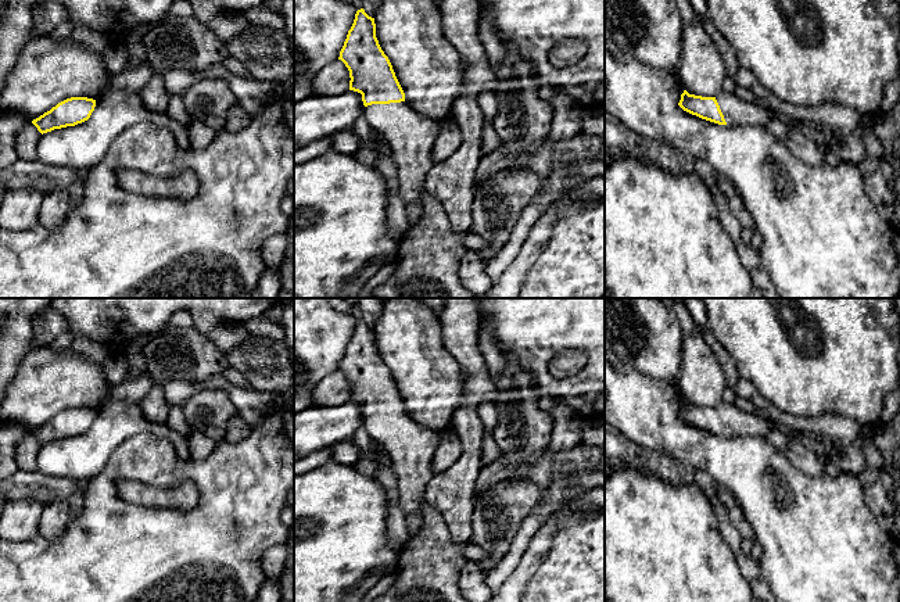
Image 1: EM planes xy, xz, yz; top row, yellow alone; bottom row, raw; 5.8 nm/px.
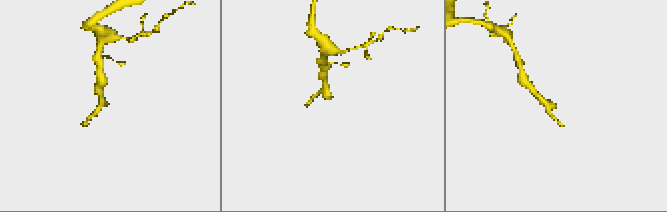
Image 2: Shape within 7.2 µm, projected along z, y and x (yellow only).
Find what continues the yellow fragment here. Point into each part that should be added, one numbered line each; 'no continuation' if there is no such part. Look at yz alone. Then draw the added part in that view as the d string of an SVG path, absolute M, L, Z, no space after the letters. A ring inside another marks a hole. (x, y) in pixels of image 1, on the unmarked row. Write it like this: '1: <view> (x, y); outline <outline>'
1: yz (737, 422); outline M722 402L716 408L724 430L731 438L745 436L765 437L777 424L765 412L753 413L741 409L736 404Z

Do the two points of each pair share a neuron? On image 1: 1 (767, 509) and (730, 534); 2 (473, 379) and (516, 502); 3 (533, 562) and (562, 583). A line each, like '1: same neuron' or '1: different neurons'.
1: different neurons
2: different neurons
3: different neurons

